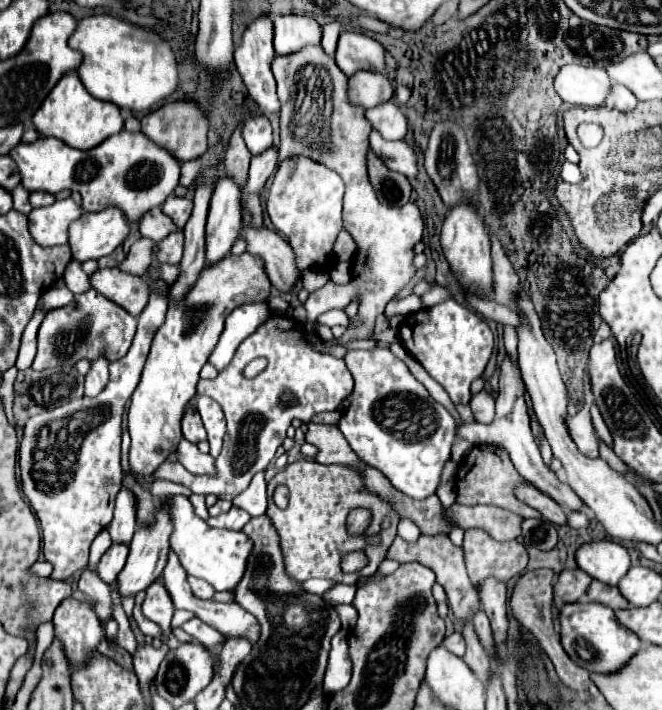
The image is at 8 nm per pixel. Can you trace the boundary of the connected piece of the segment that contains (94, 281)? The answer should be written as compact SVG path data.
M116 268L96 270L90 276L90 286L110 302L122 306L134 318L138 318L148 304L148 284L136 280L136 276L120 274Z

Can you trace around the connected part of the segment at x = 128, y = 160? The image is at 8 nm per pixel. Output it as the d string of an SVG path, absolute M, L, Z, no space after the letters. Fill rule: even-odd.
M122 130L92 150L74 150L62 140L48 136L30 144L20 142L8 152L8 156L12 156L18 164L22 186L28 192L44 190L56 194L64 188L78 190L84 210L94 212L118 206L132 222L136 222L148 208L164 204L180 180L180 162L176 164L174 156L152 144L152 140L148 140L142 132L130 134ZM100 180L104 180L106 186L98 186Z

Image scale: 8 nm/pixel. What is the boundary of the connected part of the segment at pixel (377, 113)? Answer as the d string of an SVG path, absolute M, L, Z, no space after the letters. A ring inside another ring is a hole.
M384 102L372 110L366 110L366 118L386 140L402 140L408 132L408 118L394 102Z

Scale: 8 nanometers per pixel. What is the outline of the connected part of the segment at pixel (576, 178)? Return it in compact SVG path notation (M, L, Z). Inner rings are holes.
M564 162L564 164L562 164L560 176L562 176L562 180L568 182L568 184L578 184L578 182L582 182L580 168L578 168L576 164L572 164L572 162Z

